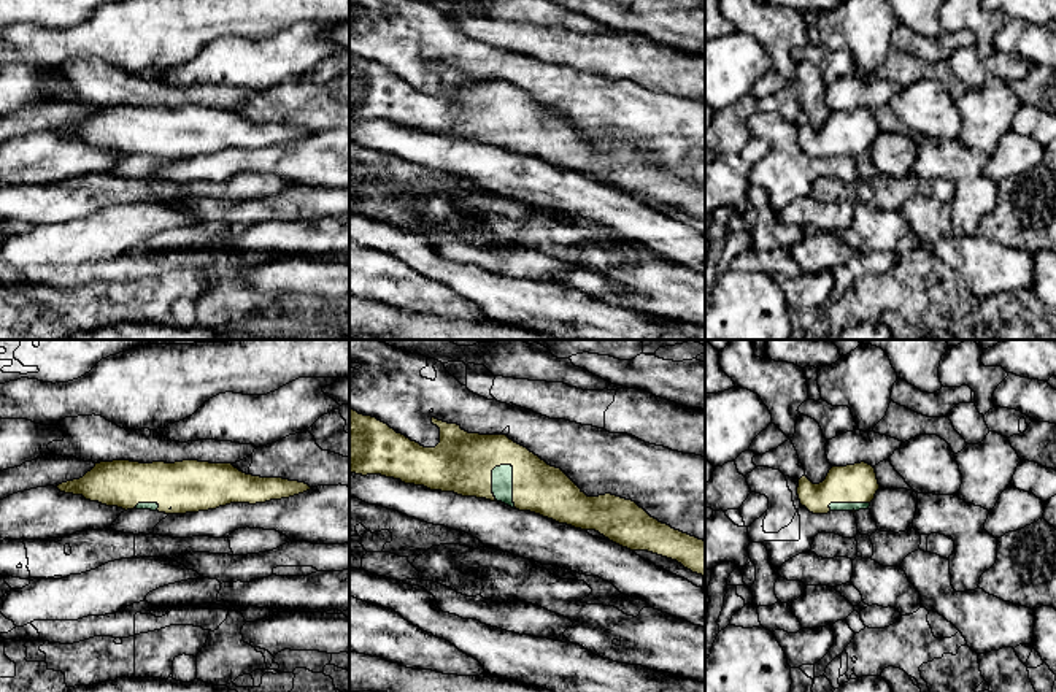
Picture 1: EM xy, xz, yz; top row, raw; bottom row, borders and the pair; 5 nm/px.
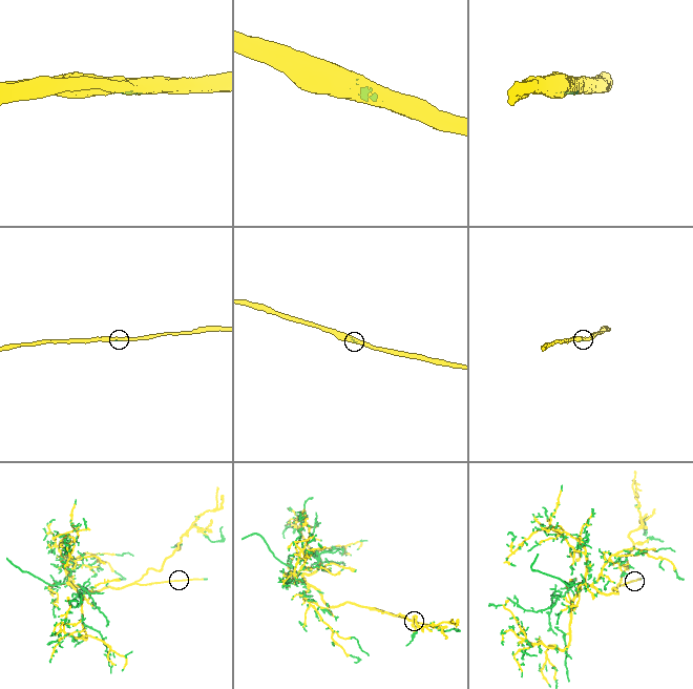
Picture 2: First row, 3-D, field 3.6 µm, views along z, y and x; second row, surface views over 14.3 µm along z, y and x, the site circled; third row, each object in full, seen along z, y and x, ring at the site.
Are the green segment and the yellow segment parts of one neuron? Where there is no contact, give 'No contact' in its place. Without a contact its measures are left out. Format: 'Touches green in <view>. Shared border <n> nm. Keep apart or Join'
Touches green in xz. Shared border 240 nm. Join

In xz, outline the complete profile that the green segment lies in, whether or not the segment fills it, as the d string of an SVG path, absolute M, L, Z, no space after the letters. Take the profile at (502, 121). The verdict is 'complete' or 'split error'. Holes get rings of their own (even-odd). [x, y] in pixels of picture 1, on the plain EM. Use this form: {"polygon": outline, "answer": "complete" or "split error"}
{"polygon": "M349 54L349 117L381 119L430 135L505 148L575 173L595 175L630 195L648 195L676 205L705 222L703 184L659 167L632 144L611 138L588 141L561 113L548 110L507 79L468 78L457 68L435 62L432 68L440 73L440 87L435 92L424 92L376 62Z", "answer": "split error"}

